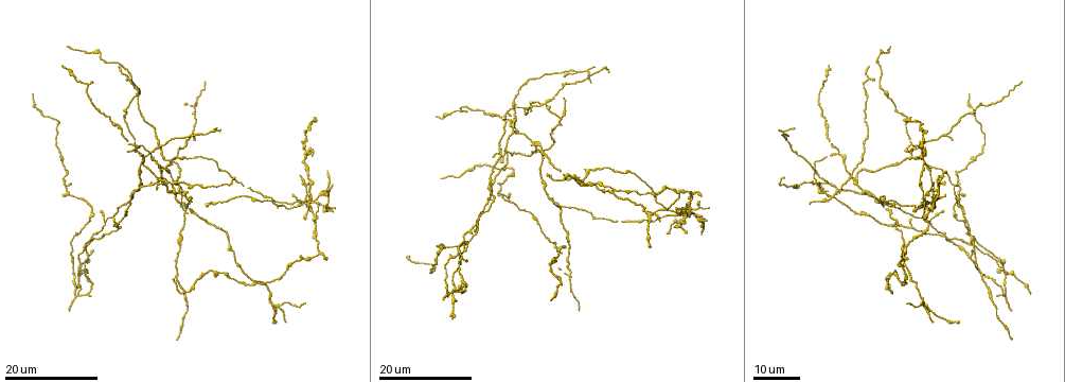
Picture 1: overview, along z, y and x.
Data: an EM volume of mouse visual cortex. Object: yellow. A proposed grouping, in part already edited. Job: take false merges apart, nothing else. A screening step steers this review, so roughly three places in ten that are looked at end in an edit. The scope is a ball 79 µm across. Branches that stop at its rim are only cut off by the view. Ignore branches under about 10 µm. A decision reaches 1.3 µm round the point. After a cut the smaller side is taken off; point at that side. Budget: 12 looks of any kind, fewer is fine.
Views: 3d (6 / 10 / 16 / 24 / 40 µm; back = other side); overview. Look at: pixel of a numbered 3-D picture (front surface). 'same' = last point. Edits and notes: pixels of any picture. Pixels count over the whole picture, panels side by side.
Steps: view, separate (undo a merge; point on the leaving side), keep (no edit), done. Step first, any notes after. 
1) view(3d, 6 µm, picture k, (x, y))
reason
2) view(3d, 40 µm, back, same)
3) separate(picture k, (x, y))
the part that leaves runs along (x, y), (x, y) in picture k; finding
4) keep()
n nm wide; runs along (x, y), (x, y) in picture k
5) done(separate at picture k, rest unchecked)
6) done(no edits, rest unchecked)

view(3d, 24 µm, picture 1, (157, 178))
side arm on a straight run

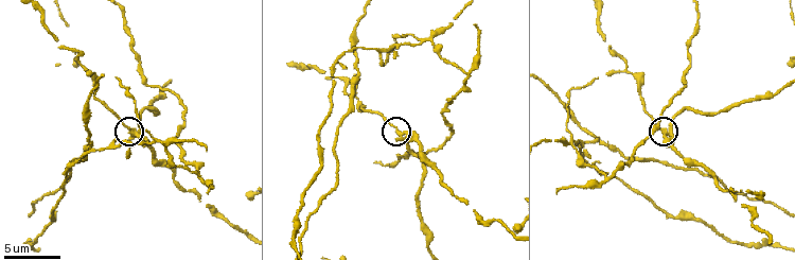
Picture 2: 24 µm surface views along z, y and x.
view(3d, 6 µm, picture 2, (667, 135))
zoom in

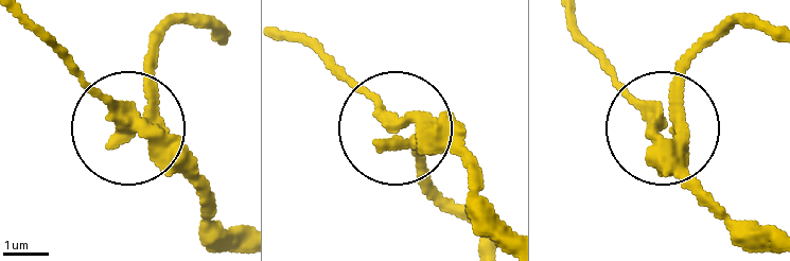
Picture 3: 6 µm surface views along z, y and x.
keep()
290 nm wide; runs along (205, 13), (171, 24), (128, 120), (49, 39) in picture 3; all the same cell

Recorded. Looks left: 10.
view(3d, 10 µm, picture 2, (381, 49))
three-way junction

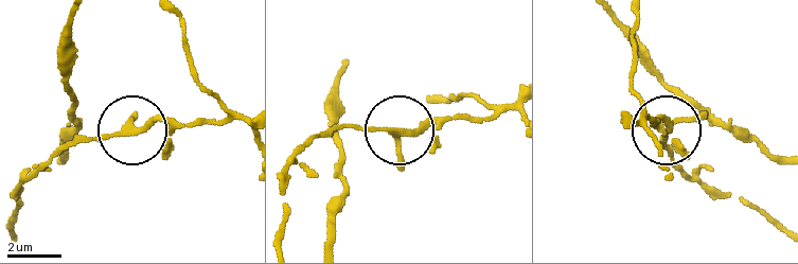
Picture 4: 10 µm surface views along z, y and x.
view(3d, 10 µm, back, picture 4, (404, 131))

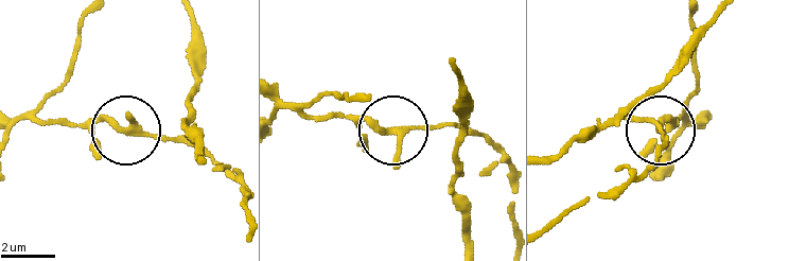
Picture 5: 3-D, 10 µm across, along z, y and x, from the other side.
keep()
3 arms; runs along (390, 129), (365, 116), (305, 116) in picture 5; all the same cell

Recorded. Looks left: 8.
view(3d, 10 µm, picture 2, (572, 146))
three arms meet

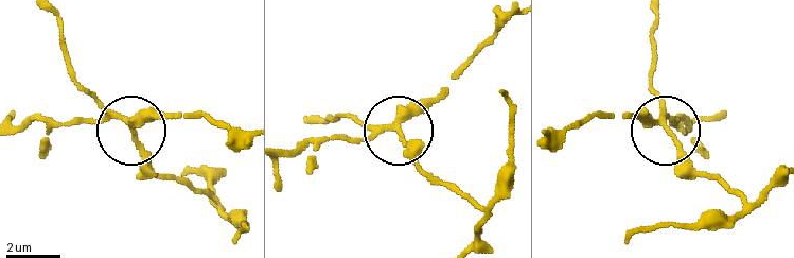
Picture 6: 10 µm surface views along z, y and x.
view(3d, 10 µm, back, picture 6, (663, 126))

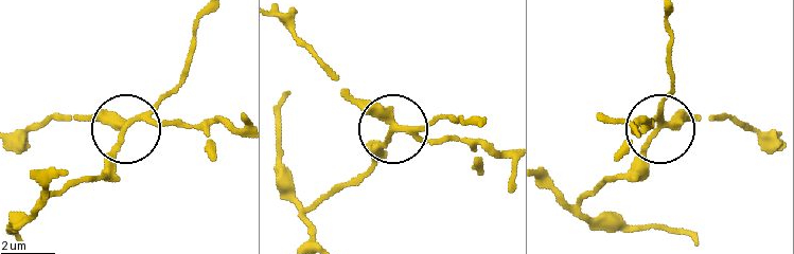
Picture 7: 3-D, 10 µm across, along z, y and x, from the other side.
separate(picture 7, (116, 150))
3 arms; the part that leaves runs along (136, 120), (104, 173), (69, 181), (41, 199), (63, 175) in picture 7; a second cell is stuck on

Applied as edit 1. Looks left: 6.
view(overview)
redraw

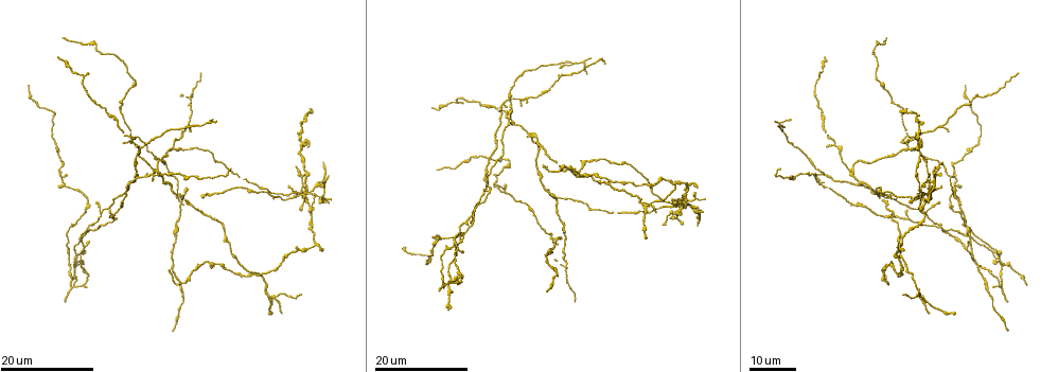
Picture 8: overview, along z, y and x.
view(3d, 24 µm, picture 8, (875, 73))
thin neck

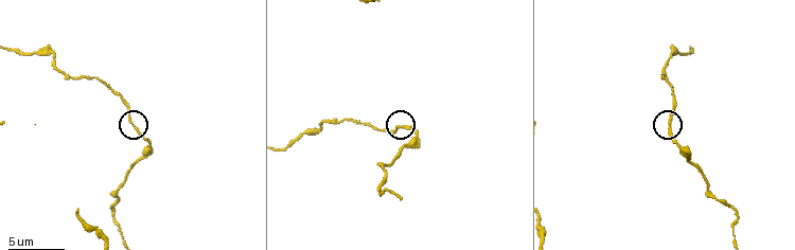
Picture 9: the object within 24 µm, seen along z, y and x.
view(3d, 6 µm, picture 9, (131, 122))
zoom in

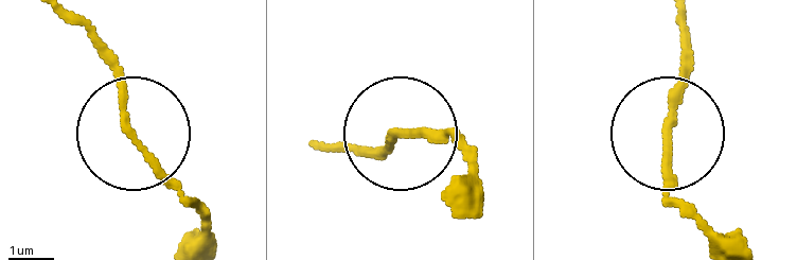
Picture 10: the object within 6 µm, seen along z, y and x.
keep()
runs along (188, 242), (195, 208), (127, 117), (96, 29) in picture 10; one cell here

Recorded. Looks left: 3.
view(3d, 24 µm, picture 8, (1002, 268))
side arm on a straight run

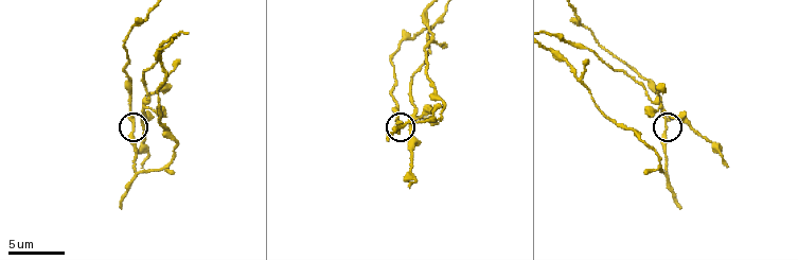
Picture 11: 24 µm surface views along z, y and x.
view(3d, 10 µm, picture 11, (134, 125))
closer look

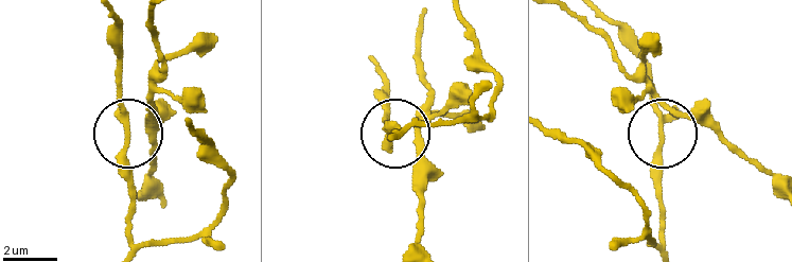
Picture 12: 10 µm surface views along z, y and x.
keep()
190 nm wide; one cell here

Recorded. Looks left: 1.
done(separate at picture 7, rest unchecked)

